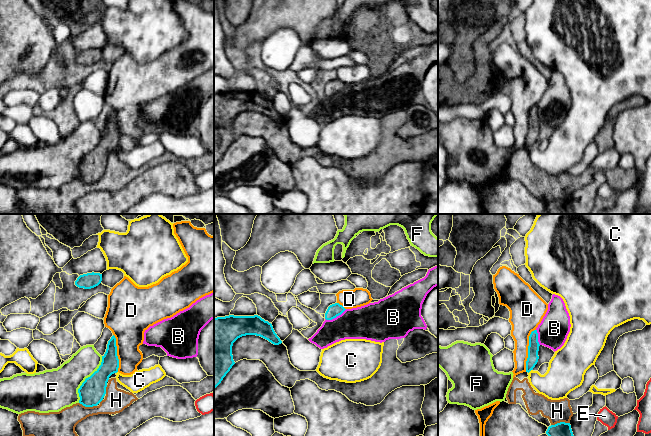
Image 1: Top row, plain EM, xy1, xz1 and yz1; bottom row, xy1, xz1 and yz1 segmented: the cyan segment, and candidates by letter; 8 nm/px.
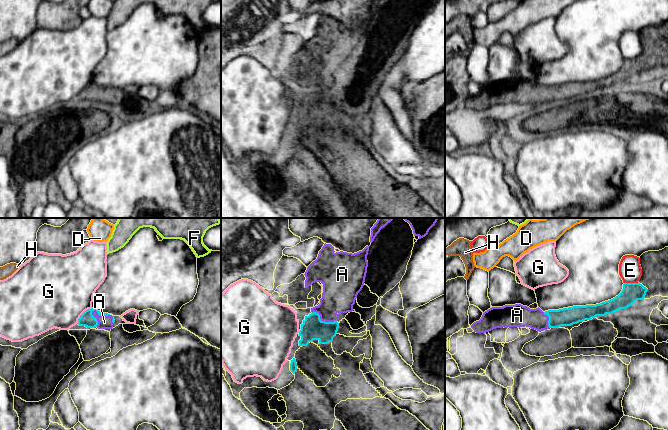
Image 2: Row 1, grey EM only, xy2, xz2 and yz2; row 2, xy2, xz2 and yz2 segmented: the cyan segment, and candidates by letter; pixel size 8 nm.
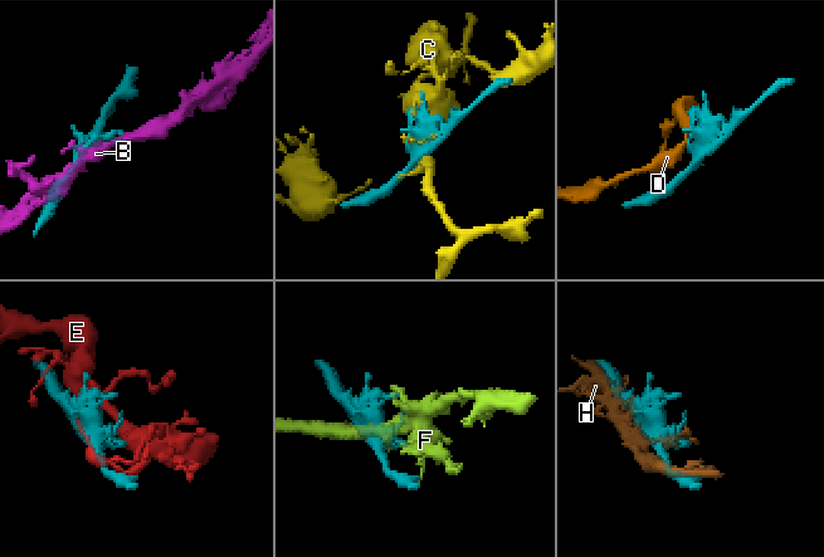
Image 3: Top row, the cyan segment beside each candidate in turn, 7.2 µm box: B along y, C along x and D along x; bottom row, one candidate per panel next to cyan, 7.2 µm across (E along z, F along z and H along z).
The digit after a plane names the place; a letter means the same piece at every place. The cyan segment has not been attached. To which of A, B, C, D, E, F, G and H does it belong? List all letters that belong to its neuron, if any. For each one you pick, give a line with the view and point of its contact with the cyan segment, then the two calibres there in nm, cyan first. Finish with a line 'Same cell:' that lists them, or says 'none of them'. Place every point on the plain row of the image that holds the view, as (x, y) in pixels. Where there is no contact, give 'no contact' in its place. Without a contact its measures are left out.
A: contact xy2 (100, 90); calibres 110 and 110 nm
Same cell: A

